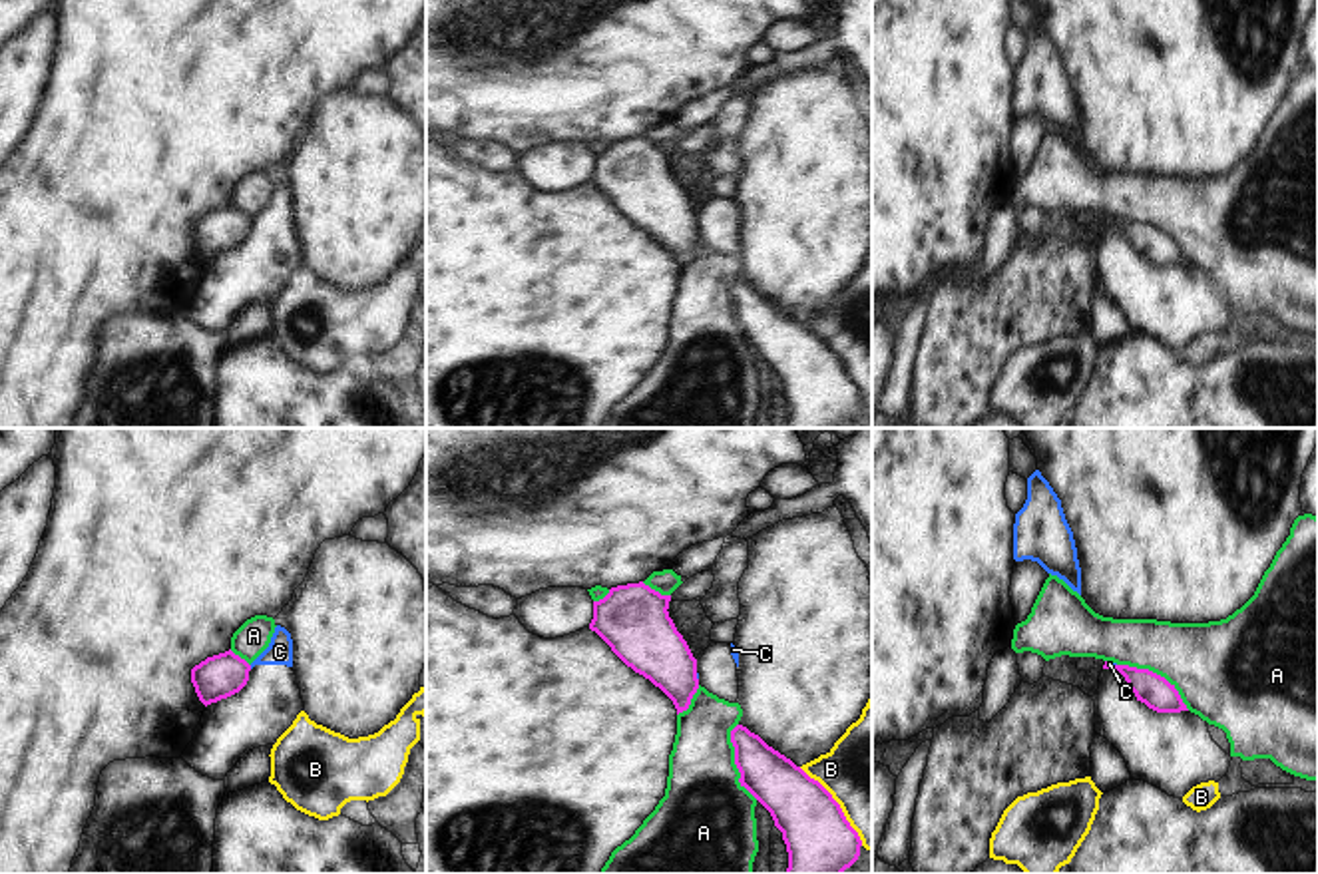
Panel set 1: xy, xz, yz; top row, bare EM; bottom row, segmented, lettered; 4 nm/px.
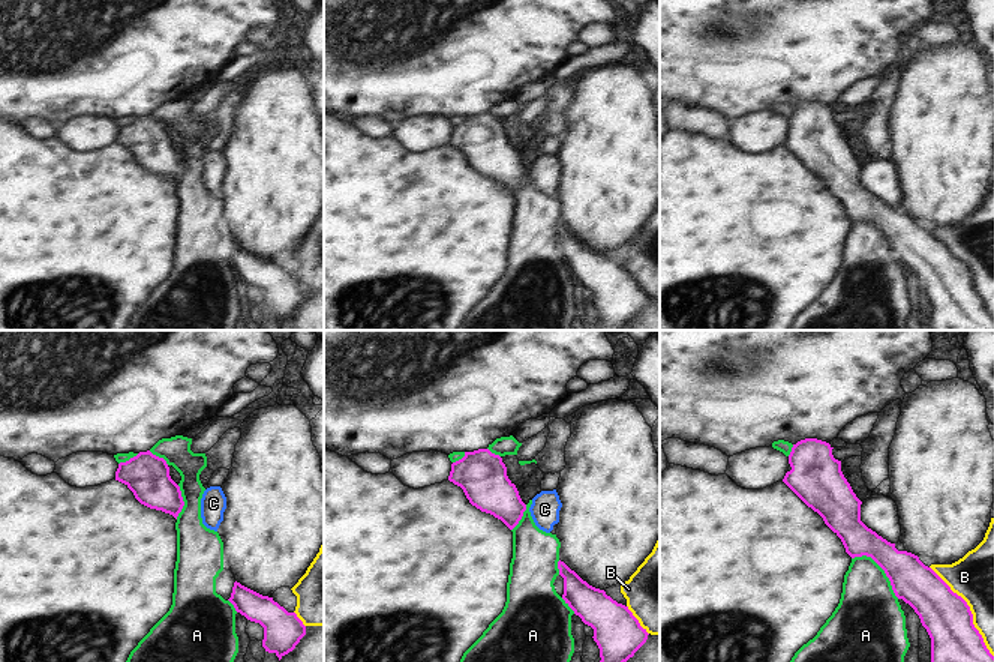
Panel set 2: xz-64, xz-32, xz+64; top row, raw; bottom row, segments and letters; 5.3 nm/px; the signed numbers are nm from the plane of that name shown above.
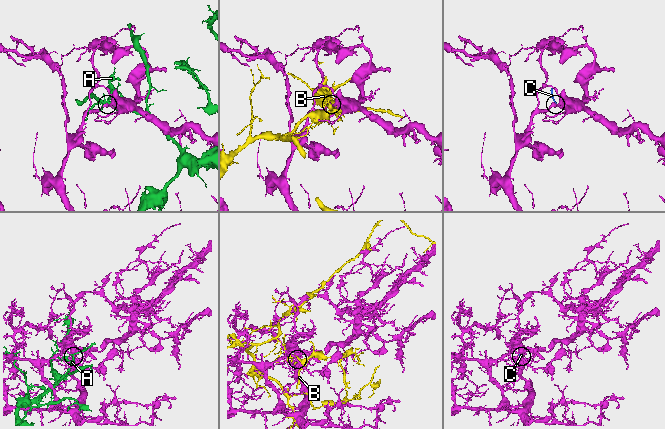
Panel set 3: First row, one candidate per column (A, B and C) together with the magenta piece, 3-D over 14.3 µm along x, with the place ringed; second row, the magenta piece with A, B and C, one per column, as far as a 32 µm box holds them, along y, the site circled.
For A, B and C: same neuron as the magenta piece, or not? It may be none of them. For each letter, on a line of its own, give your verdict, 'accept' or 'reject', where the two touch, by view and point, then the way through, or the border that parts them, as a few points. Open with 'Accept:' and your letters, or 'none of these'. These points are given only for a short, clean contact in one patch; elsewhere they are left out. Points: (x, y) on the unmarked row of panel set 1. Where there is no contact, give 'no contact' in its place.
Accept: none of these
A: reject | yz (1155, 227)
B: reject | xz (839, 359)
C: reject | yz (1109, 221) | along yz (1115, 218), (1105, 219)

